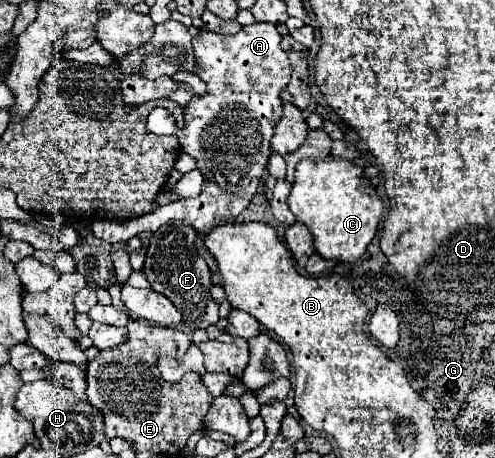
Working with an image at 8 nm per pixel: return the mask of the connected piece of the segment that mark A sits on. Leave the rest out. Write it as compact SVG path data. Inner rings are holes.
M254 22L244 26L234 36L222 36L216 32L208 32L202 28L200 36L192 40L194 56L196 56L196 74L206 82L206 94L202 98L192 98L192 102L184 108L184 128L178 132L178 140L182 152L190 154L196 160L196 168L206 176L202 192L196 198L184 198L180 202L170 202L166 208L158 208L150 214L144 214L136 220L128 222L112 222L112 220L96 220L92 222L92 232L96 238L106 240L110 244L126 242L142 230L156 232L164 220L176 218L188 222L198 236L206 234L220 226L220 222L234 220L254 198L260 180L264 178L264 170L270 156L270 138L276 122L282 118L282 102L280 92L288 84L290 76L290 62L284 50L280 48L280 34L276 26L270 22Z

